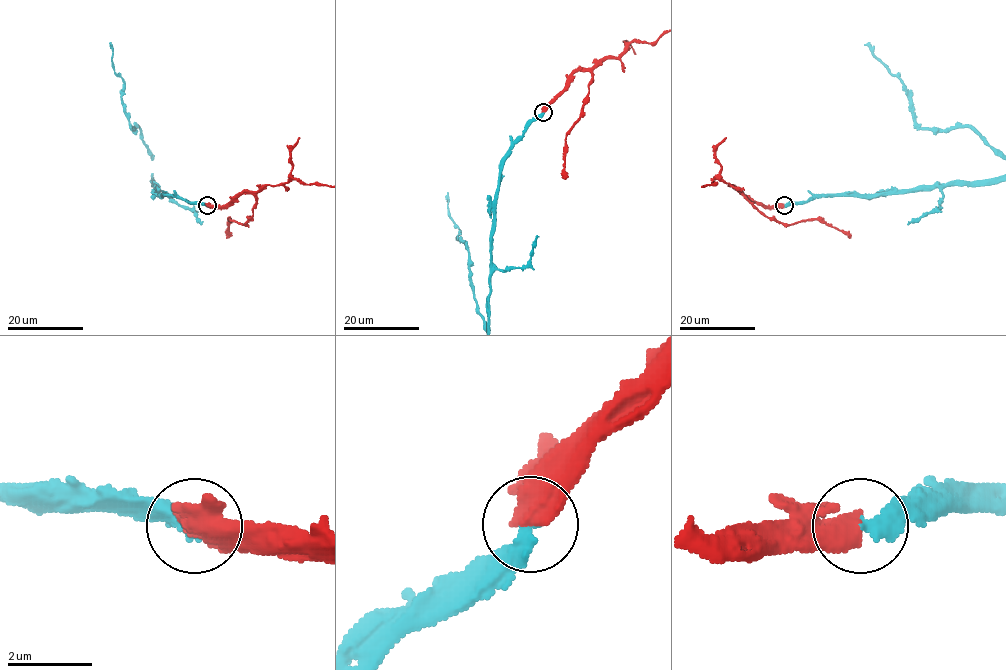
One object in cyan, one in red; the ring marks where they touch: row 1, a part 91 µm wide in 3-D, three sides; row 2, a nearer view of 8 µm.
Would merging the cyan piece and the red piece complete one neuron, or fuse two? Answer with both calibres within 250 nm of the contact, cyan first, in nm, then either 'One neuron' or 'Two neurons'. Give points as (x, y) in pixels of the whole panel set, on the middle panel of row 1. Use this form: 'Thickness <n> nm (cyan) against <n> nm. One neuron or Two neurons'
Thickness 380 nm (cyan) against 380 nm. One neuron

